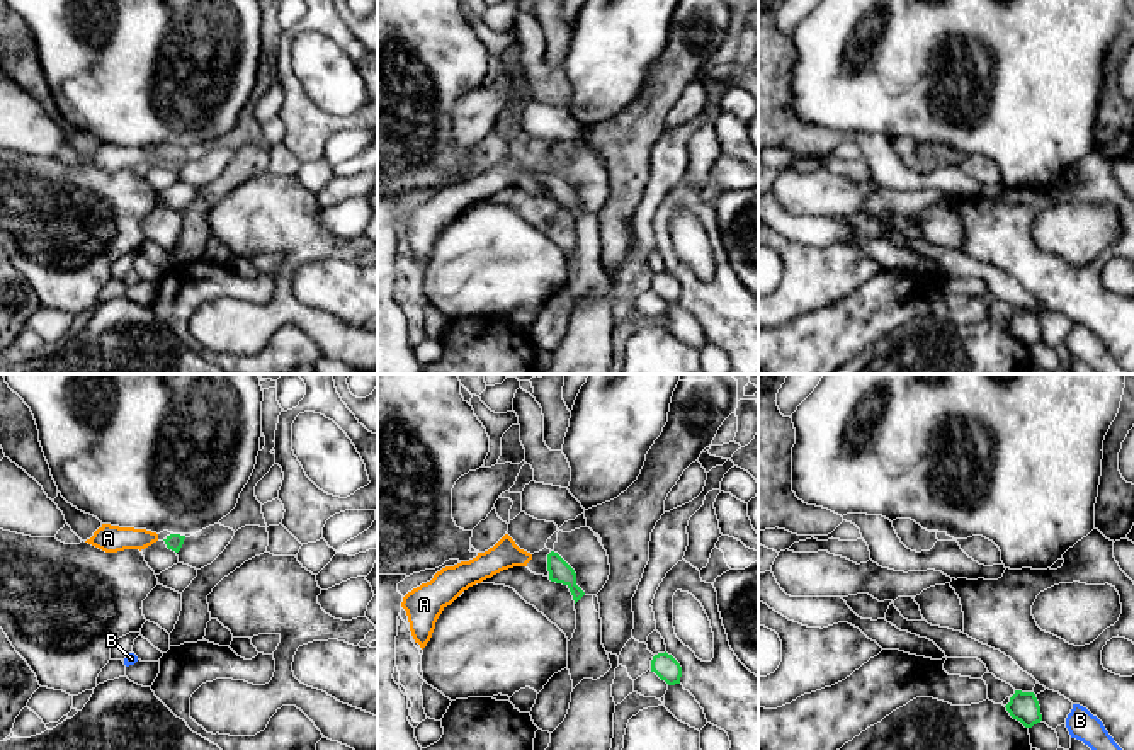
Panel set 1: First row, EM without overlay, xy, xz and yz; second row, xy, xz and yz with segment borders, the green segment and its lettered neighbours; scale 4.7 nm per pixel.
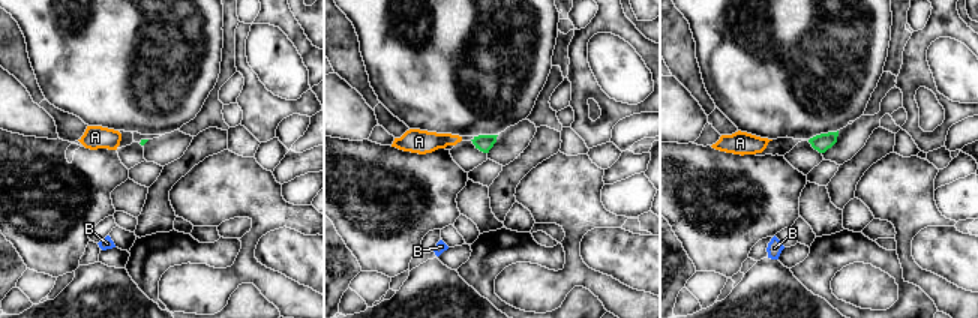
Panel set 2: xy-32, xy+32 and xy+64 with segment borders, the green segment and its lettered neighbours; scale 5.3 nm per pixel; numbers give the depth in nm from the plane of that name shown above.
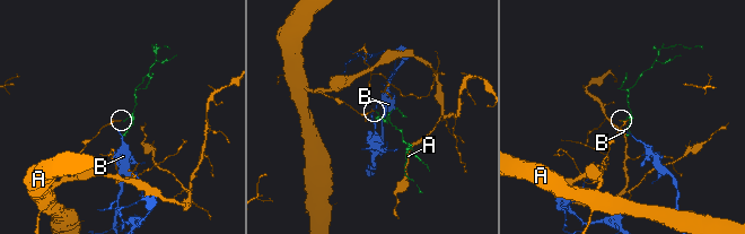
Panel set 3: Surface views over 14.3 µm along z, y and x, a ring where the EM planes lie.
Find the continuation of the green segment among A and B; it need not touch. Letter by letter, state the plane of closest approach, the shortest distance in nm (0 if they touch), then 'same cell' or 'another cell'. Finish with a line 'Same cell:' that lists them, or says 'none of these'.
A: view xy; gap 30 nm; same cell
B: view yz; gap 120 nm; another cell
Same cell: A

